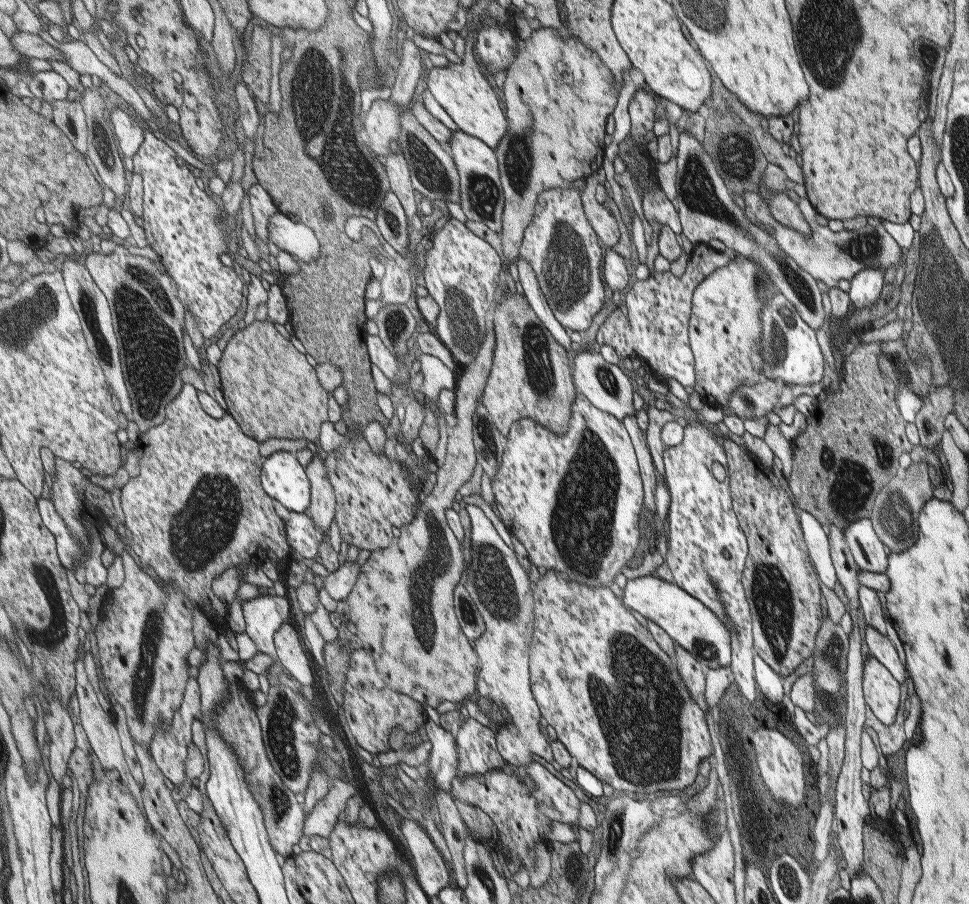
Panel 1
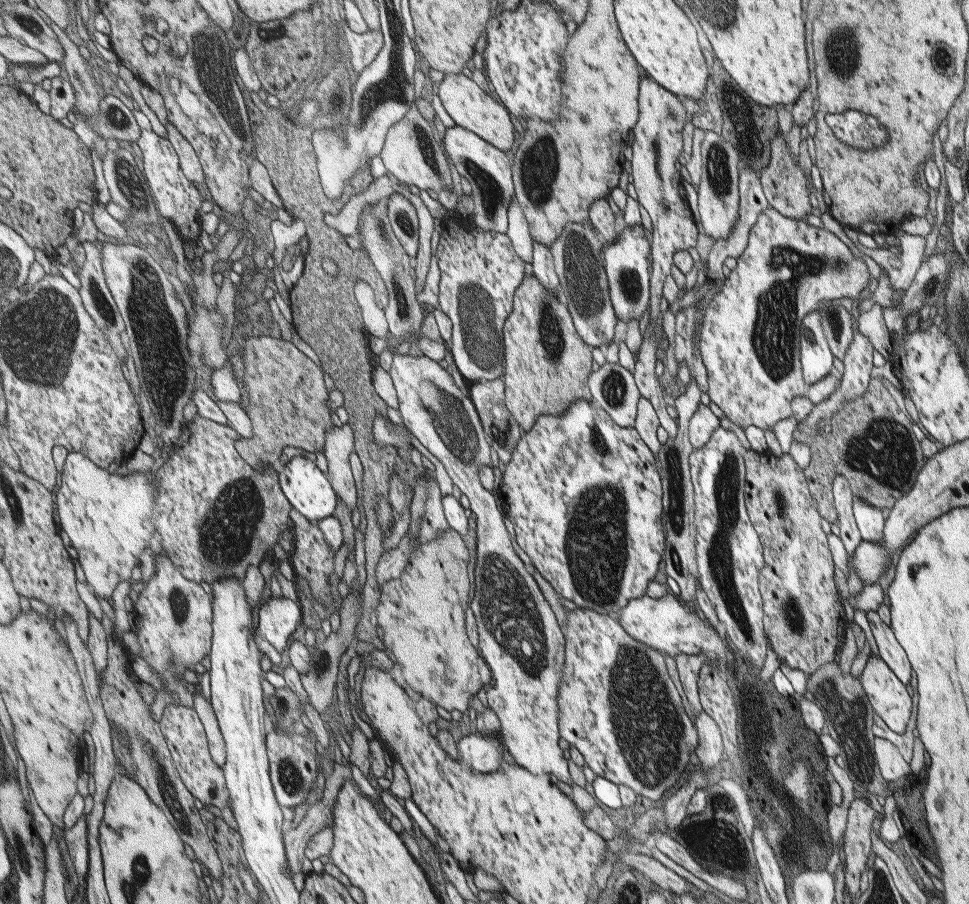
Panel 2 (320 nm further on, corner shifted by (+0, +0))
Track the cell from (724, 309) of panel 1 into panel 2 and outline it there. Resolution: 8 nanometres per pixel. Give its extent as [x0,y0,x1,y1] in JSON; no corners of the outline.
[698,206,870,430]

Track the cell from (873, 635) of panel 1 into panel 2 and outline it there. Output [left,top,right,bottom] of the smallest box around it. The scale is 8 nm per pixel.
[866,611,911,685]

